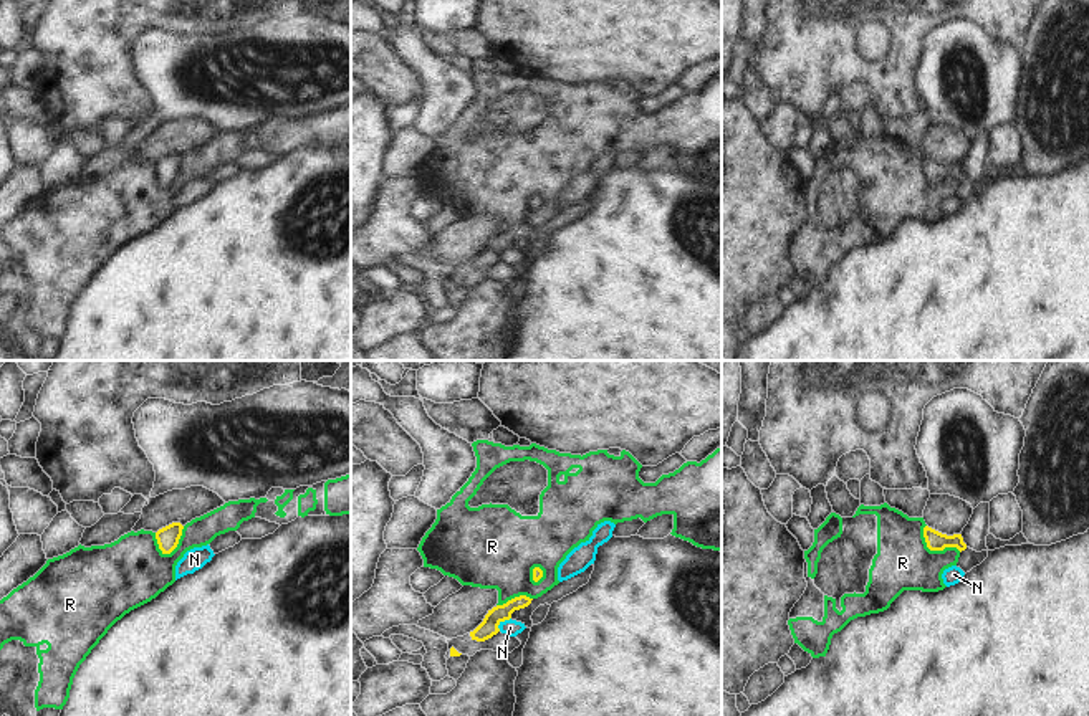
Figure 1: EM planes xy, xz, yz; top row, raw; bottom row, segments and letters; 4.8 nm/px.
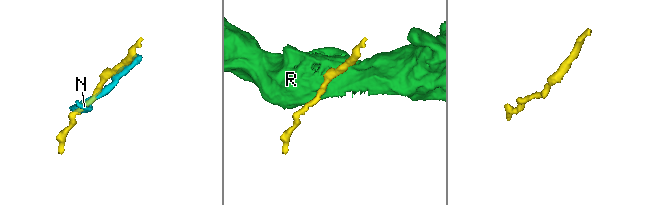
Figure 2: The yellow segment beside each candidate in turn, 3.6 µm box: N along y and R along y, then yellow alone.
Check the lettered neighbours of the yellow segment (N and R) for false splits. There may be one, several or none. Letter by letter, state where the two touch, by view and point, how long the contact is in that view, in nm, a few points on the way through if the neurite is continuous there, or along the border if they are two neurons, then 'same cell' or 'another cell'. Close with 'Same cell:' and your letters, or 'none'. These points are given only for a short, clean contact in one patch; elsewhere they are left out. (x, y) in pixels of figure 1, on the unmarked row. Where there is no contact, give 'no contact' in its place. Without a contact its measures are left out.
N: meets yellow in xz at (502, 250); contact 90 nm long; border along xz (510, 247), (498, 255), (498, 260); another cell
R: meets yellow in xy at (177, 172); contact 180 nm long; another cell
Same cell: none

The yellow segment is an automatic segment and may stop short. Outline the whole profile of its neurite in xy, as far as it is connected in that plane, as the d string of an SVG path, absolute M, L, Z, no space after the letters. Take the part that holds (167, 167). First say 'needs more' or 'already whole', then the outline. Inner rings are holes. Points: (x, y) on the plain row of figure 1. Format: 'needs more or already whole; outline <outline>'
already whole; outline M172 152L156 162L156 169L162 184L170 184L182 165L184 155L180 152Z

